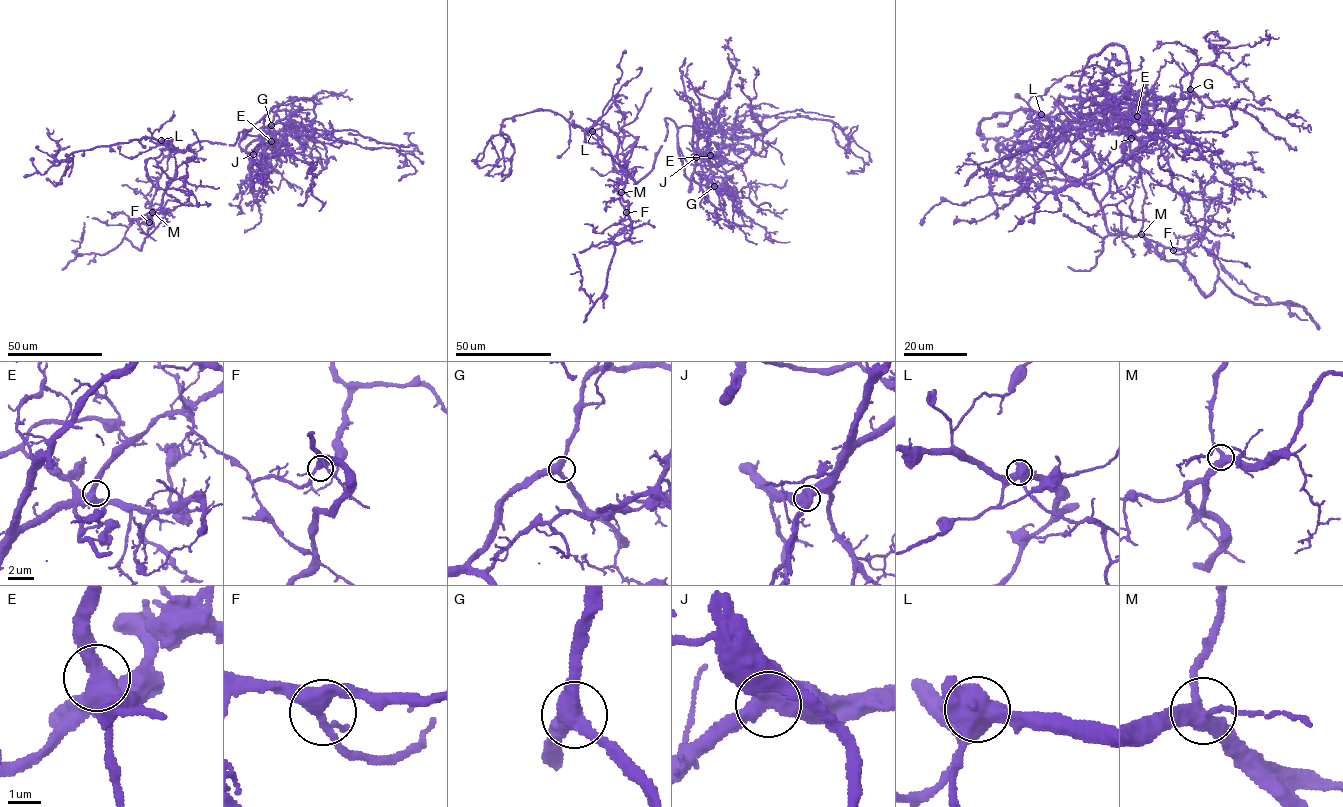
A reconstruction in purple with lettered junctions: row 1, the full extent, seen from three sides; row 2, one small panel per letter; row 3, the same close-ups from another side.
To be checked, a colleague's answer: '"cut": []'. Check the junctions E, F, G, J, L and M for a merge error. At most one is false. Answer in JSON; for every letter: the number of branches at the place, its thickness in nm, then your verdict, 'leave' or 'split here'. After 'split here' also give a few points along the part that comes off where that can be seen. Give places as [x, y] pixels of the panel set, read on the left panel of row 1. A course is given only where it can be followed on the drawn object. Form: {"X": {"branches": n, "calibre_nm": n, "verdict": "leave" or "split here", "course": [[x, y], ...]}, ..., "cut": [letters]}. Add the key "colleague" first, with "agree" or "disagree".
{"colleague": "disagree", "E": {"branches": 4, "calibre_nm": 440, "verdict": "leave"}, "F": {"branches": 4, "calibre_nm": 400, "verdict": "leave"}, "G": {"branches": 3, "calibre_nm": 440, "verdict": "leave"}, "J": {"branches": 3, "calibre_nm": 550, "verdict": "leave"}, "L": {"branches": 5, "calibre_nm": 600, "verdict": "split here", "course": [[161, 140], [173, 149], [176, 177], [141, 248], [124, 238], [105, 254], [77, 254], [83, 222]]}, "M": {"branches": 4, "calibre_nm": 400, "verdict": "leave"}, "cut": ["L"]}

